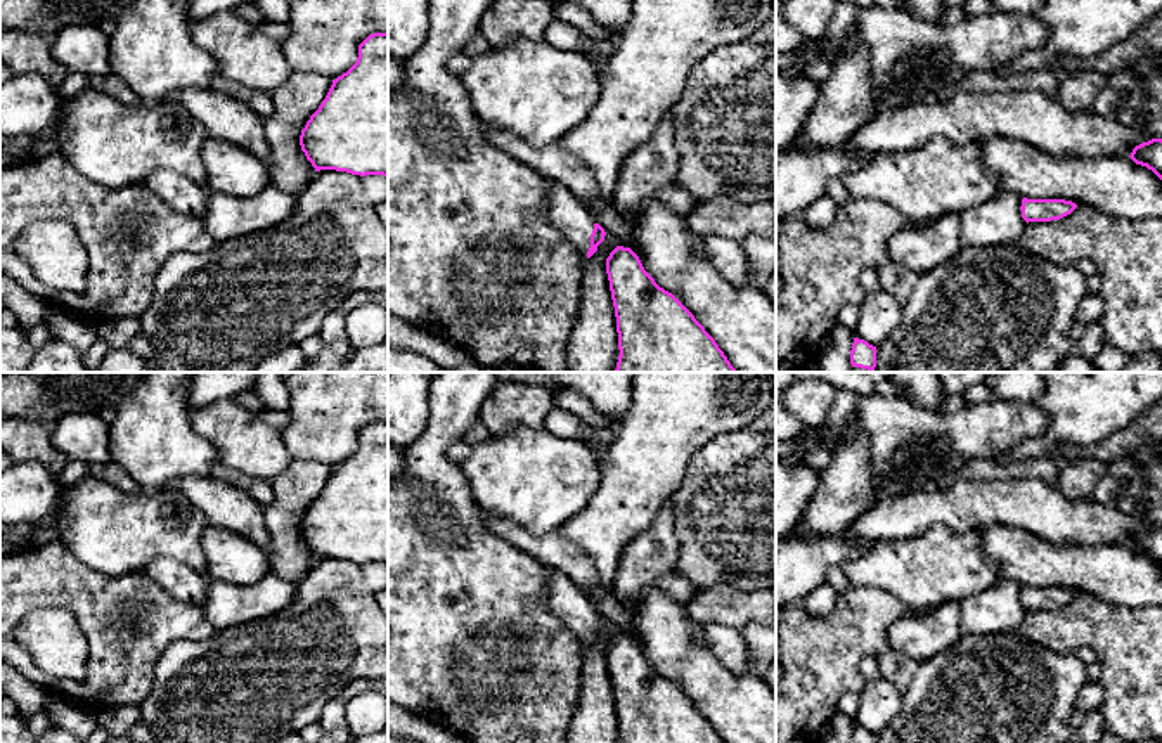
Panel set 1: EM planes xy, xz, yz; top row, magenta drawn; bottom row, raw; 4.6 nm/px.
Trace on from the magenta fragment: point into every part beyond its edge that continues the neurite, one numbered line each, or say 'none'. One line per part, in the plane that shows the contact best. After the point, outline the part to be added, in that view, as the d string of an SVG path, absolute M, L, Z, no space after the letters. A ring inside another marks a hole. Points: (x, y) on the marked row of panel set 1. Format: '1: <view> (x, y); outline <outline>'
1: xz (567, 213); outline M545 180L549 185L547 220L587 256L594 218L591 211L561 184Z

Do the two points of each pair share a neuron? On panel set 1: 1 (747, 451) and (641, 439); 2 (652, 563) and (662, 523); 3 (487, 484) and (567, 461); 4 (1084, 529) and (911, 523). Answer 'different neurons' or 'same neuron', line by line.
1: different neurons
2: same neuron
3: same neuron
4: same neuron

